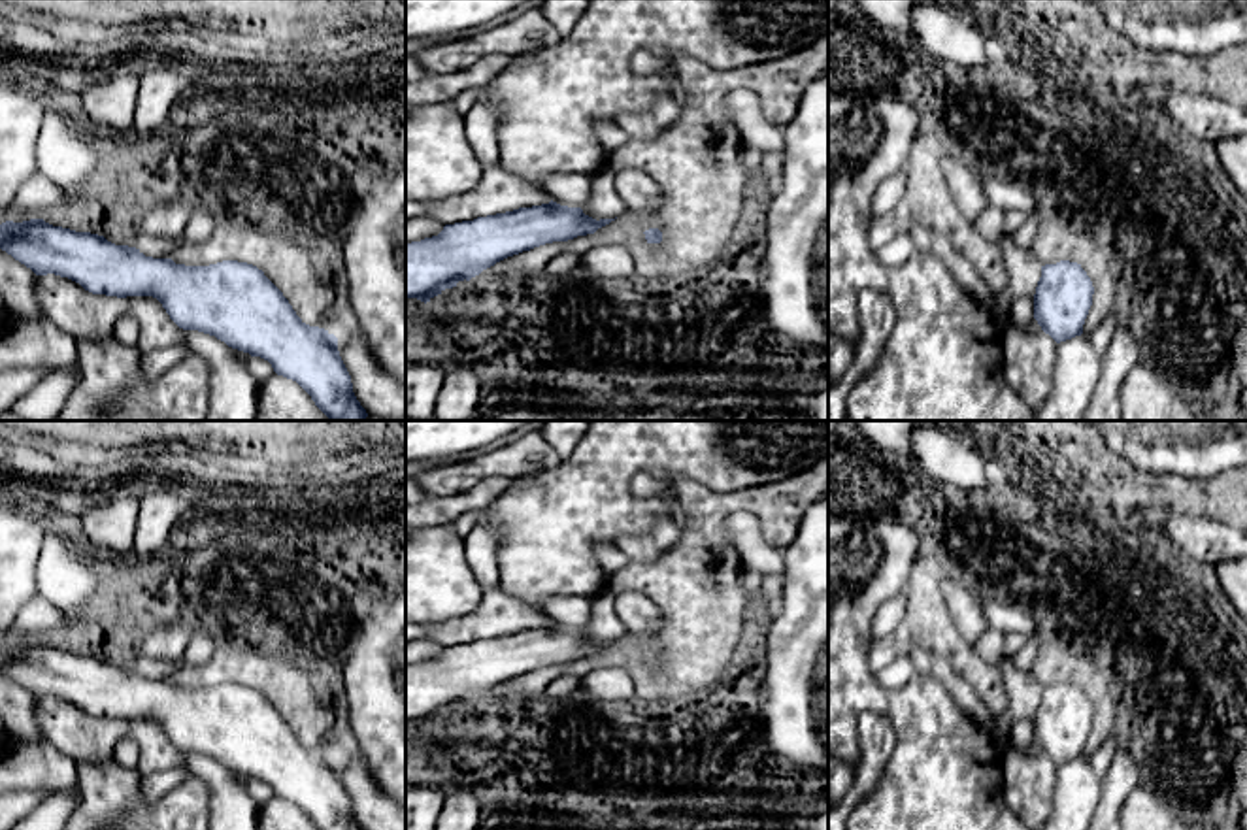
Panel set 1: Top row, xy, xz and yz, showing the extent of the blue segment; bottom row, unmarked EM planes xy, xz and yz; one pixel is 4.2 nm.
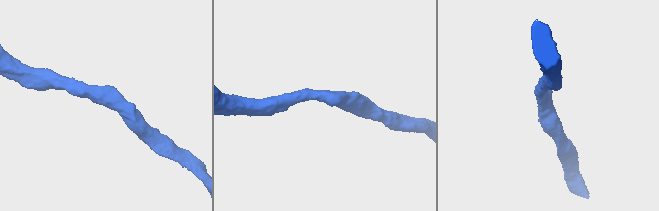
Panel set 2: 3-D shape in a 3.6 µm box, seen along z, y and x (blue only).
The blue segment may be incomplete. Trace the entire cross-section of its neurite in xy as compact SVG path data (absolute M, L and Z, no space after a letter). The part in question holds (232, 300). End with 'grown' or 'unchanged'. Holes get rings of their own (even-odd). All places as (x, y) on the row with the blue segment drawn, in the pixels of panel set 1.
M43 219L2 223L0 249L36 275L68 277L92 294L153 296L179 328L215 336L232 349L268 360L277 375L296 381L330 421L368 417L353 392L338 338L306 324L253 264L175 264Z | unchanged

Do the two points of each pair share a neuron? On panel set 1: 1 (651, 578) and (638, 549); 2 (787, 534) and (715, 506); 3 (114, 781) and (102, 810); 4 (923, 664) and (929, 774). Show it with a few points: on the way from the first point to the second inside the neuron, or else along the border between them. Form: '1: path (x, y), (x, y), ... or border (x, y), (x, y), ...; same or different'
1: border (680, 534), (661, 555), (631, 561); different
2: path (770, 517), (755, 502), (732, 502); same
3: path (110, 789), (110, 796), (104, 802); same
4: border (915, 672), (934, 678), (942, 685); different

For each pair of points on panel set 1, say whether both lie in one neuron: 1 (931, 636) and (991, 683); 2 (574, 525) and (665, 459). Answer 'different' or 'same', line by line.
1: same
2: same

